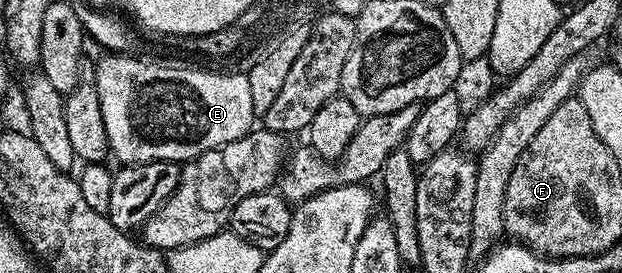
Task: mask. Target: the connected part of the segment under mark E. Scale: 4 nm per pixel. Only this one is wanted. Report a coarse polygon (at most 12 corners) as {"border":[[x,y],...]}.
{"border":[[103,54],[120,165],[190,162],[252,131],[242,71]]}

